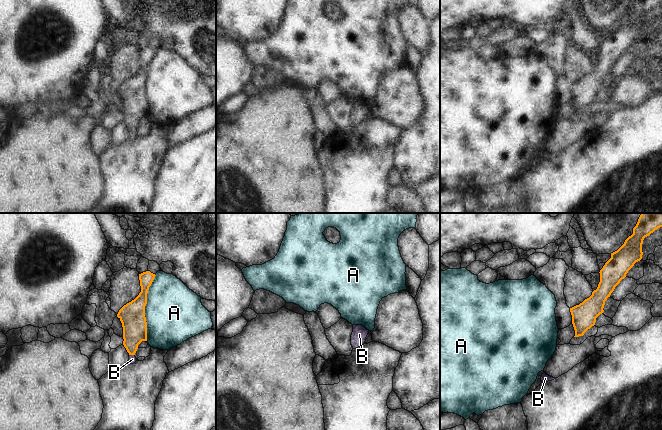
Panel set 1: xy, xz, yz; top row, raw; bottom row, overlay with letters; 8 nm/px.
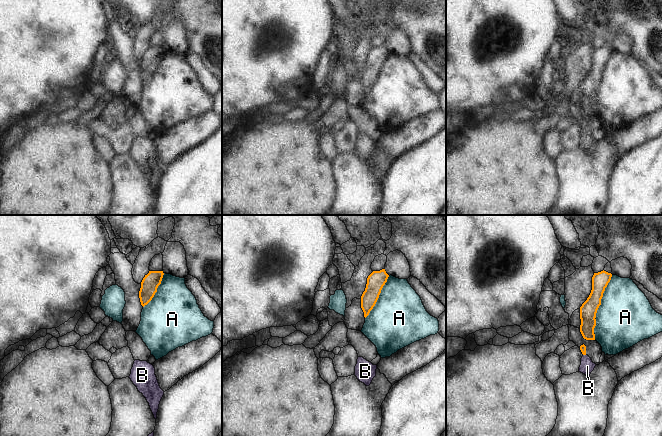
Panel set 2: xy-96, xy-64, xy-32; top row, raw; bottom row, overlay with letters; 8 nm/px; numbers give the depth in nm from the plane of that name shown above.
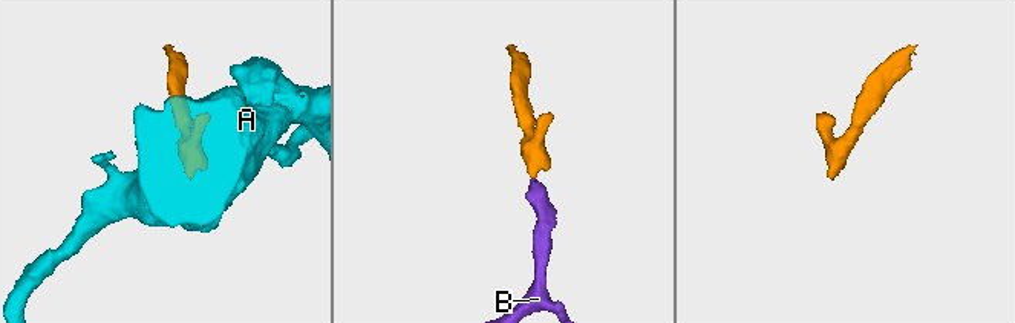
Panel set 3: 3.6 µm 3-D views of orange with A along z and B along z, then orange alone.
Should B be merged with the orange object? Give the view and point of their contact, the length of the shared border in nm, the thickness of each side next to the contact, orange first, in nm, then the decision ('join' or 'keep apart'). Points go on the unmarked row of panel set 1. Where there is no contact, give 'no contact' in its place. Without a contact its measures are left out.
meets orange in xy at (132, 130); contact 50 nm long; 200 nm thick on the orange side, 60 nm on the other; join

